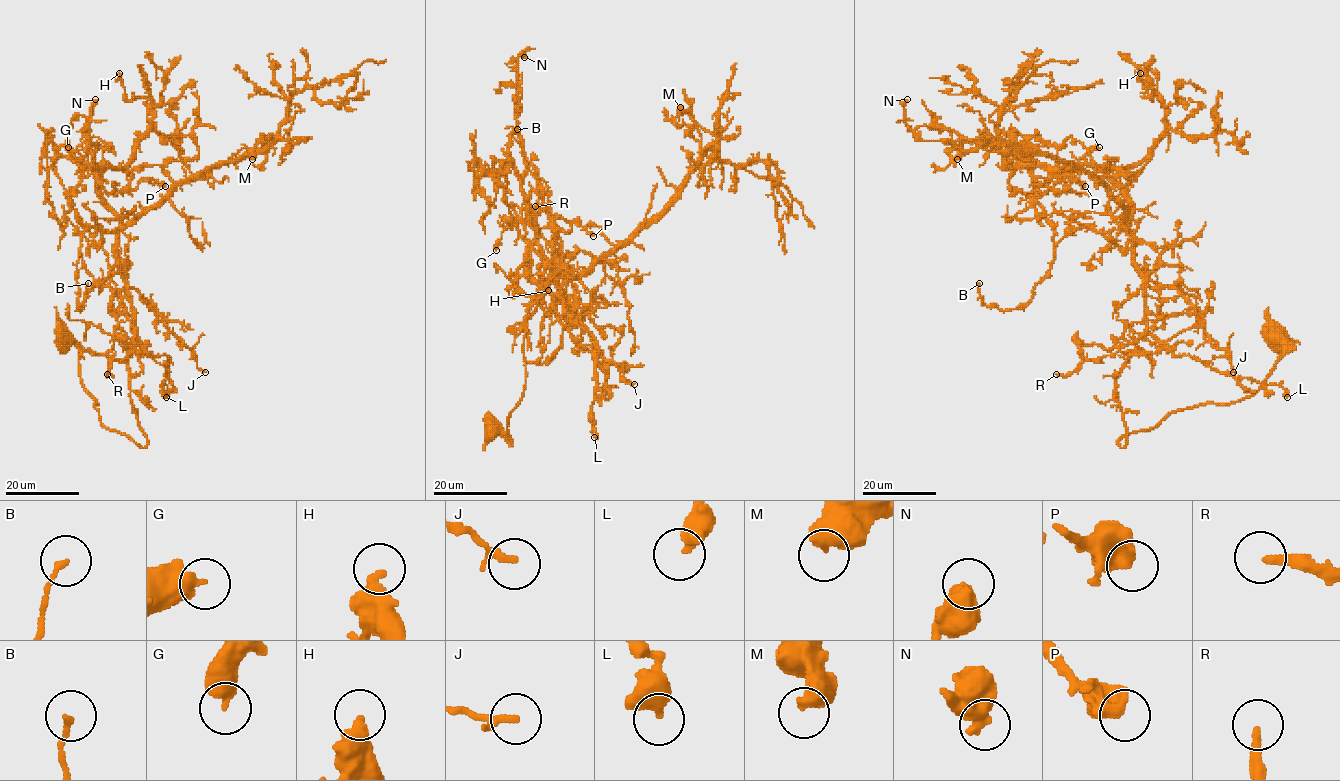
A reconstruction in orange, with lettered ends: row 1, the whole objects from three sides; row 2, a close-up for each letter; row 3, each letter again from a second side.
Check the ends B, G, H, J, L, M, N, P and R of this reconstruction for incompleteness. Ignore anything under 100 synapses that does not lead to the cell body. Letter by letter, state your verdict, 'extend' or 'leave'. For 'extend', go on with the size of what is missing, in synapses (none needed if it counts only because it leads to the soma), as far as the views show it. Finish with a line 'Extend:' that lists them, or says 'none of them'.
B: leave
G: leave
H: leave
J: leave
L: leave
M: leave
N: leave
P: leave
R: leave
Extend: none of them

